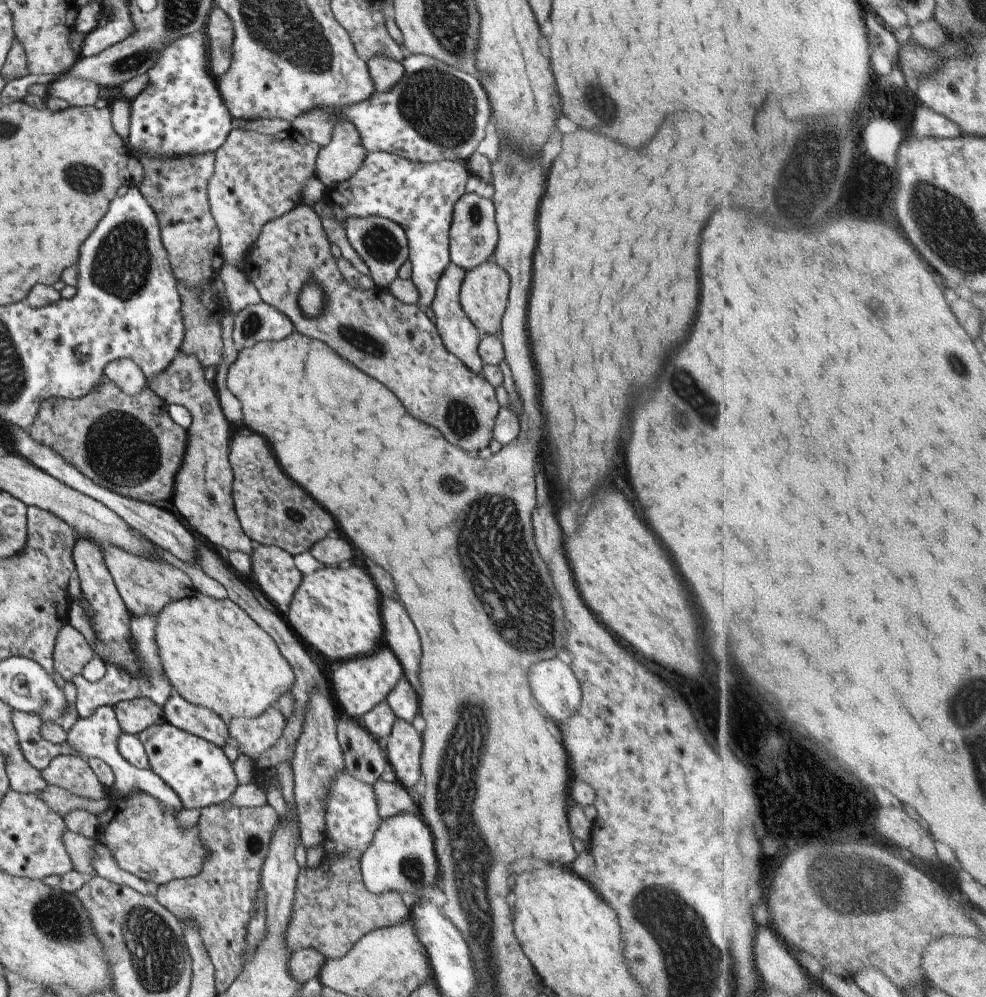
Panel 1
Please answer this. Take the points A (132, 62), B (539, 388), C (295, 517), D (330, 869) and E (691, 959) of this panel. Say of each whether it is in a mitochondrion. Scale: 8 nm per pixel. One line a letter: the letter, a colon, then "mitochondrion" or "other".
A: mitochondrion
B: other
C: mitochondrion
D: other
E: mitochondrion

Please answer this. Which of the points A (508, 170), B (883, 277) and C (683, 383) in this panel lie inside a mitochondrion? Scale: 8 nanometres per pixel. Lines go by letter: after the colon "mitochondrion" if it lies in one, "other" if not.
A: mitochondrion
B: other
C: mitochondrion

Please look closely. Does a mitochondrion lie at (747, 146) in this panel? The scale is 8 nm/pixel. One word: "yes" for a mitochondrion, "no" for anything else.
no

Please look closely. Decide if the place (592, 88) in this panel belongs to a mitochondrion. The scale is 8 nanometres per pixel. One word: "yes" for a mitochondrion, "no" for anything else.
yes

